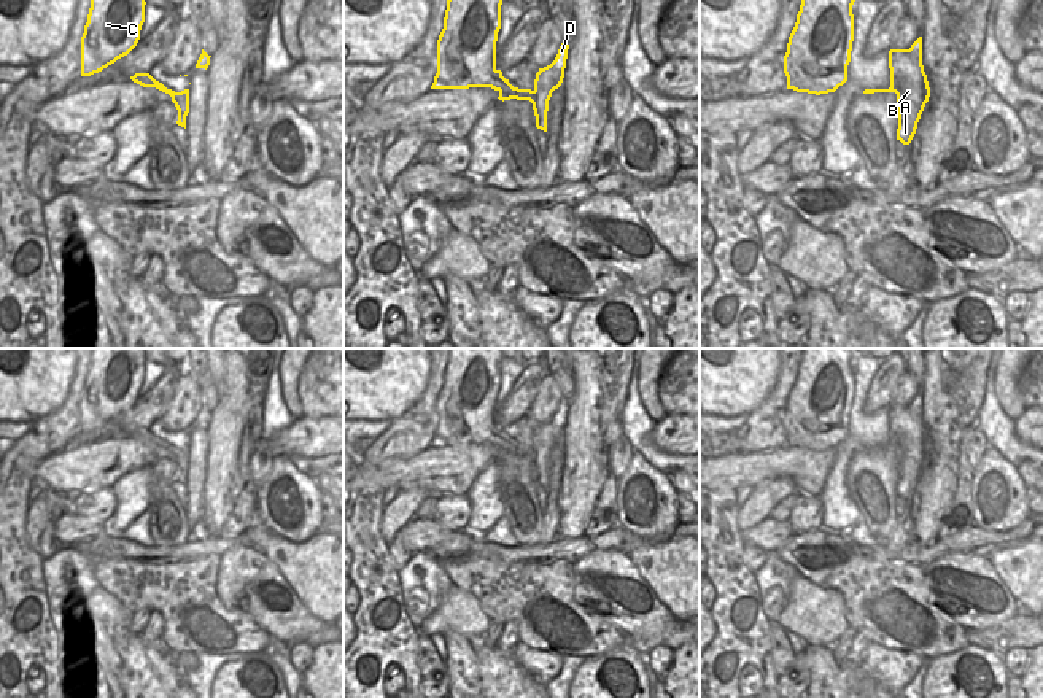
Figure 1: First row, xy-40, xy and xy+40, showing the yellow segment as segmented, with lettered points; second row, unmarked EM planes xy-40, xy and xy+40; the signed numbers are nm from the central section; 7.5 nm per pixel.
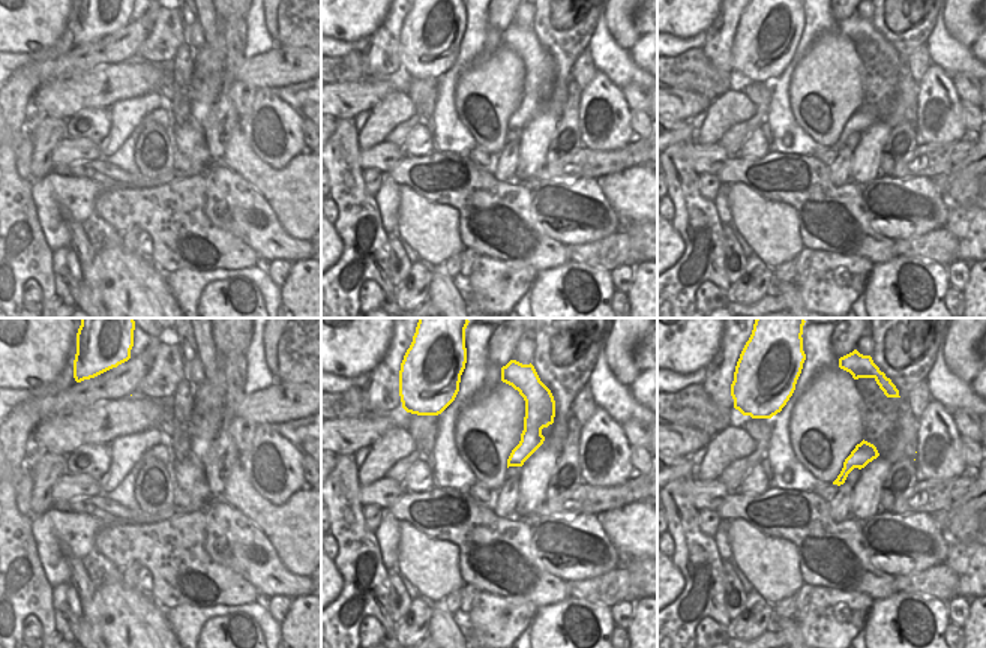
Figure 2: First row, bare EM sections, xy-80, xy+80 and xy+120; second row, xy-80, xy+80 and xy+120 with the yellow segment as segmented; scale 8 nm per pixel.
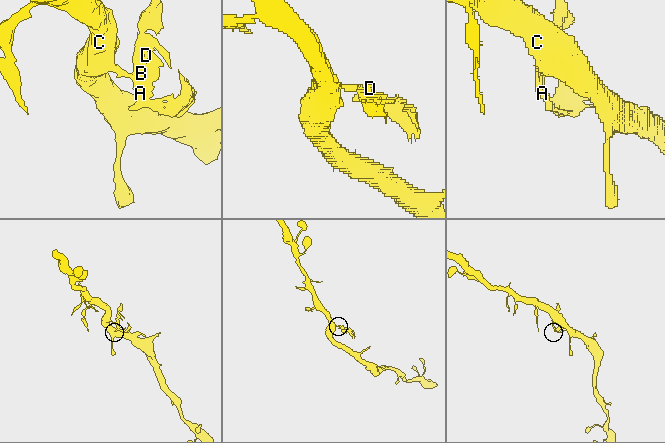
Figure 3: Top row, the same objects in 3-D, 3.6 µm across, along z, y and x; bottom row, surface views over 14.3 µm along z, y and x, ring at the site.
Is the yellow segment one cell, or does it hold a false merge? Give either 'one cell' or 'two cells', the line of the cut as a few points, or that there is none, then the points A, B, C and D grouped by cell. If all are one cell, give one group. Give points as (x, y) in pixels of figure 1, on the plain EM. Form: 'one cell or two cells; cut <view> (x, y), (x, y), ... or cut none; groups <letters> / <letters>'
two cells; cut xy (496, 426), (487, 442); groups A B D / C

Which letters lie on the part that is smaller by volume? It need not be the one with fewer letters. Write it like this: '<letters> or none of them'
A, B, D

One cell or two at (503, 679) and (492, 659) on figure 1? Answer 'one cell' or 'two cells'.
one cell

